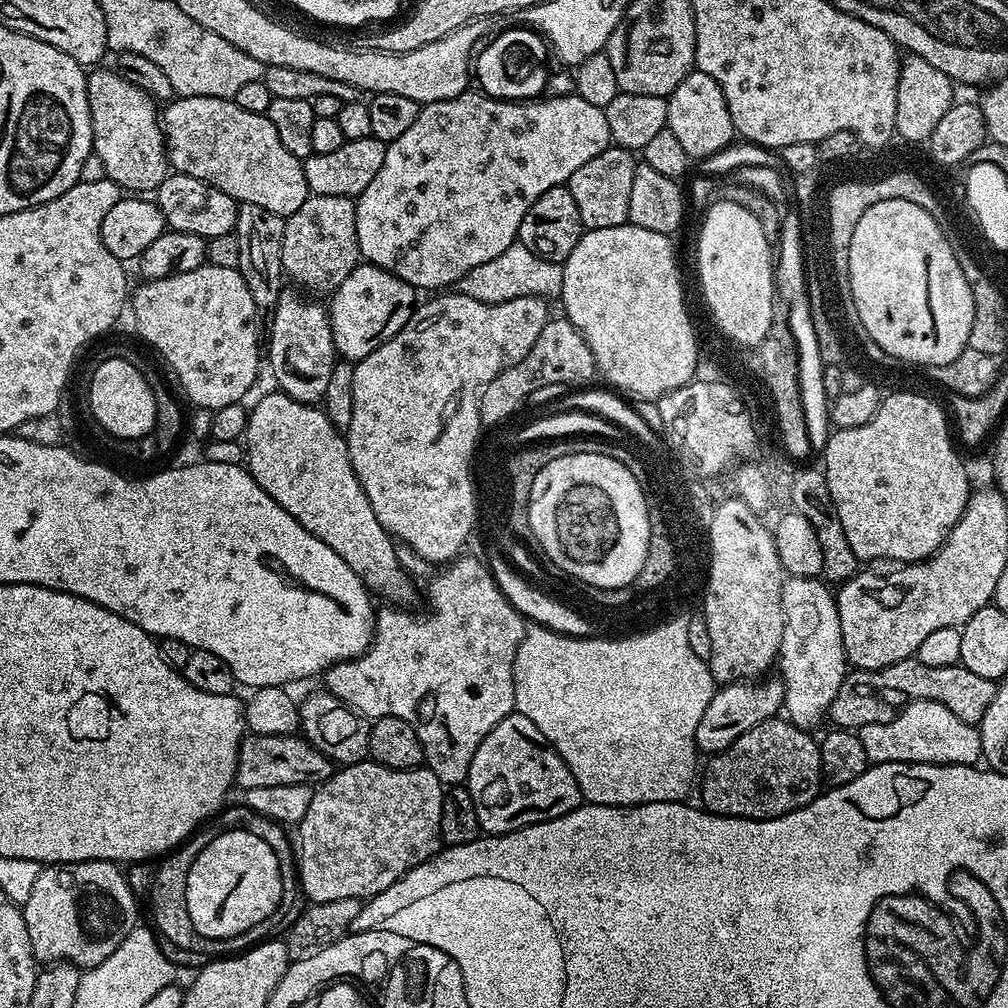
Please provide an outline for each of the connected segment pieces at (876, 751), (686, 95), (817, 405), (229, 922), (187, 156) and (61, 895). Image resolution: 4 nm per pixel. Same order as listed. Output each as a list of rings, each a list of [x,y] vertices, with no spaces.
[[[914,700],[891,720],[867,724],[858,730],[866,758],[872,764],[970,764],[981,763],[984,751],[979,727],[962,722],[958,714],[938,702]]]
[[[693,70],[688,73],[674,91],[666,97],[668,102],[668,128],[678,138],[678,143],[684,147],[689,158],[696,156],[712,156],[720,152],[731,140],[734,140],[734,129],[730,110],[726,106],[726,98],[710,78],[710,74]]]
[[[791,210],[791,212],[783,213],[778,239],[778,255],[774,260],[774,288],[779,299],[789,304],[789,328],[793,331],[794,341],[797,343],[798,362],[800,363],[800,393],[802,394],[806,428],[811,449],[820,452],[823,451],[832,430],[830,401],[826,398],[826,390],[822,390],[822,374],[826,360],[825,357],[820,357],[820,340],[816,337],[818,325],[808,301],[804,241],[800,239],[799,226],[800,214],[798,211]]]
[[[247,827],[240,834],[220,836],[216,844],[208,847],[208,852],[195,860],[192,867],[192,880],[188,887],[188,897],[192,908],[192,921],[201,927],[202,932],[209,934],[230,934],[237,932],[242,926],[255,926],[257,922],[268,922],[272,915],[281,907],[285,899],[282,890],[282,860],[276,857],[276,852],[259,836]]]
[[[182,96],[173,99],[163,109],[162,127],[168,146],[168,163],[176,172],[198,178],[211,188],[230,194],[230,198],[240,204],[262,206],[262,210],[287,218],[309,198],[304,165],[297,156],[290,154],[290,150],[286,150],[286,146],[282,146],[278,130],[274,130],[274,122],[270,122],[267,114],[250,114],[250,110],[242,110],[235,99]]]
[[[83,860],[82,862],[74,862],[73,864],[50,864],[41,867],[38,874],[38,882],[34,882],[34,886],[30,890],[30,898],[26,898],[26,902],[22,906],[24,921],[26,922],[26,930],[30,934],[30,946],[32,954],[36,957],[41,965],[47,966],[57,962],[67,962],[75,964],[81,970],[87,970],[98,966],[102,962],[106,962],[106,958],[110,958],[110,954],[114,954],[114,950],[118,950],[118,946],[126,938],[126,934],[130,934],[130,930],[137,927],[136,908],[138,912],[138,896],[132,893],[132,888],[128,885],[126,877],[120,873],[121,865],[111,860]]]

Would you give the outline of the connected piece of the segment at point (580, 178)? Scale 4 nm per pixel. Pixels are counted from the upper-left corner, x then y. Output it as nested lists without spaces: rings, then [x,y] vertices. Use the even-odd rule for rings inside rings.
[[[609,146],[598,158],[590,158],[586,166],[578,166],[568,180],[570,194],[574,194],[574,202],[578,202],[578,214],[581,225],[585,229],[609,228],[629,223],[630,185],[634,183],[634,170],[638,160],[627,148]]]

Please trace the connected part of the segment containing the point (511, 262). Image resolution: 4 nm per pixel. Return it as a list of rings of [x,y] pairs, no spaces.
[[[518,242],[511,244],[498,258],[490,258],[490,262],[482,262],[482,266],[474,266],[460,279],[458,290],[464,296],[478,298],[487,304],[506,302],[510,298],[526,298],[527,296],[559,297],[562,290],[564,269],[561,265],[550,262],[522,246]]]

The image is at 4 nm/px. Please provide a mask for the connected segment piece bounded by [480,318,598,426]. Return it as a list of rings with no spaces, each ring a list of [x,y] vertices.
[[[566,318],[549,319],[546,326],[542,326],[542,334],[538,334],[538,342],[530,346],[530,354],[522,358],[522,362],[514,362],[490,386],[486,386],[480,395],[480,423],[500,424],[508,420],[520,407],[528,404],[530,394],[539,390],[542,386],[561,385],[588,386],[593,382],[592,375],[597,375],[598,369],[594,362],[594,354],[582,338],[582,334]]]

